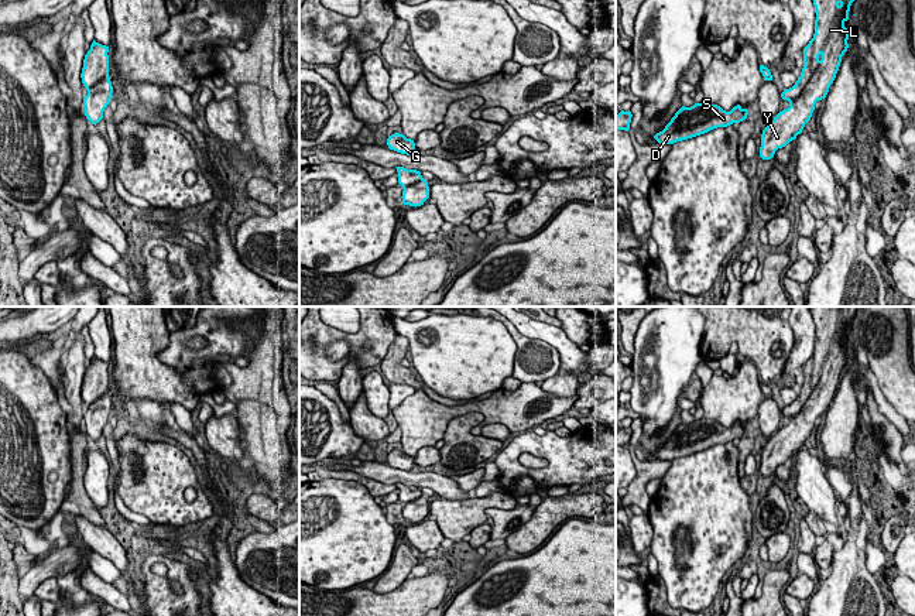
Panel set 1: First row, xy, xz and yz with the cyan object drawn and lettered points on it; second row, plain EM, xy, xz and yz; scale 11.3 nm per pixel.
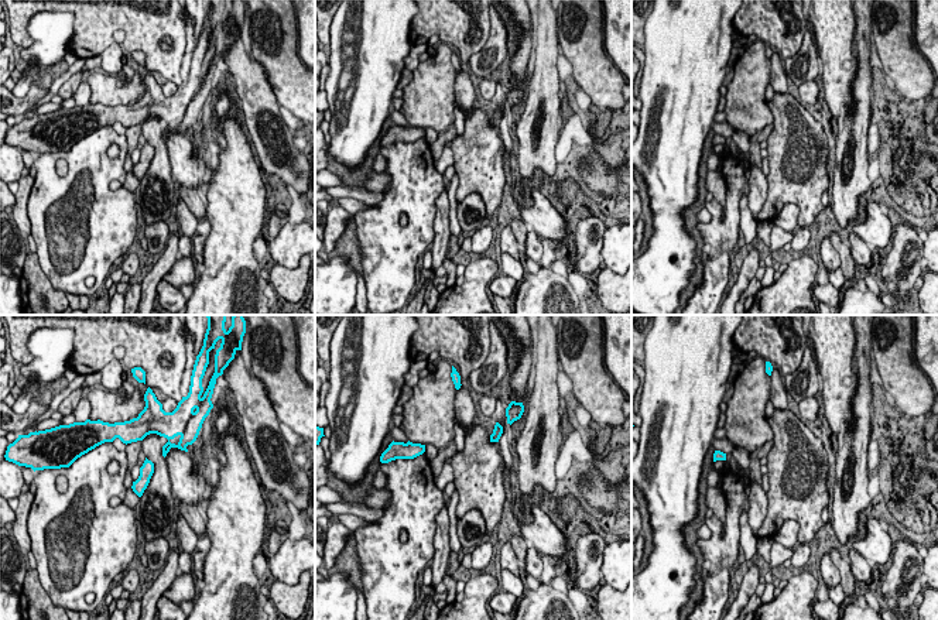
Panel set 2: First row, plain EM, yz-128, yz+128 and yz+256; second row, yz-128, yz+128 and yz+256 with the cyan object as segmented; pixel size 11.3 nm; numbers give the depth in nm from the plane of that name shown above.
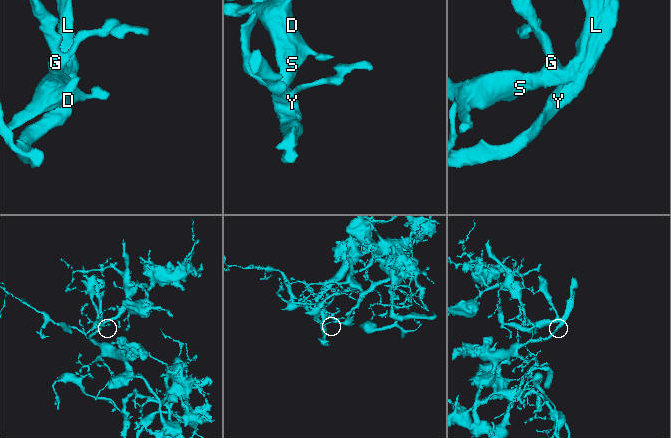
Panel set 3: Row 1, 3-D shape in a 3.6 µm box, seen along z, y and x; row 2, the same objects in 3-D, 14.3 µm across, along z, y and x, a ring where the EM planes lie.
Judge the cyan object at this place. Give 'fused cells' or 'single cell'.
single cell

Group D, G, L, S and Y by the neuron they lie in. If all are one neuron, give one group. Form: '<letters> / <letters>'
D G L S Y

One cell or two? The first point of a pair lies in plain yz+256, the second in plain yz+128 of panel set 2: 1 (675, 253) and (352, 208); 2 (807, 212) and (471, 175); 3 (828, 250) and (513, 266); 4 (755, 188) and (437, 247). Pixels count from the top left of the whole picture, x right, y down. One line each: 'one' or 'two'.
1: two
2: one
3: two
4: one

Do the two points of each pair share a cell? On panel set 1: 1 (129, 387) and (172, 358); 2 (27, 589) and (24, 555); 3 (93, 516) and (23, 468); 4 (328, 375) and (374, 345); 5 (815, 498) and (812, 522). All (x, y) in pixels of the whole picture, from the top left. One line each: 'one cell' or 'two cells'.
1: two cells
2: two cells
3: two cells
4: one cell
5: two cells

